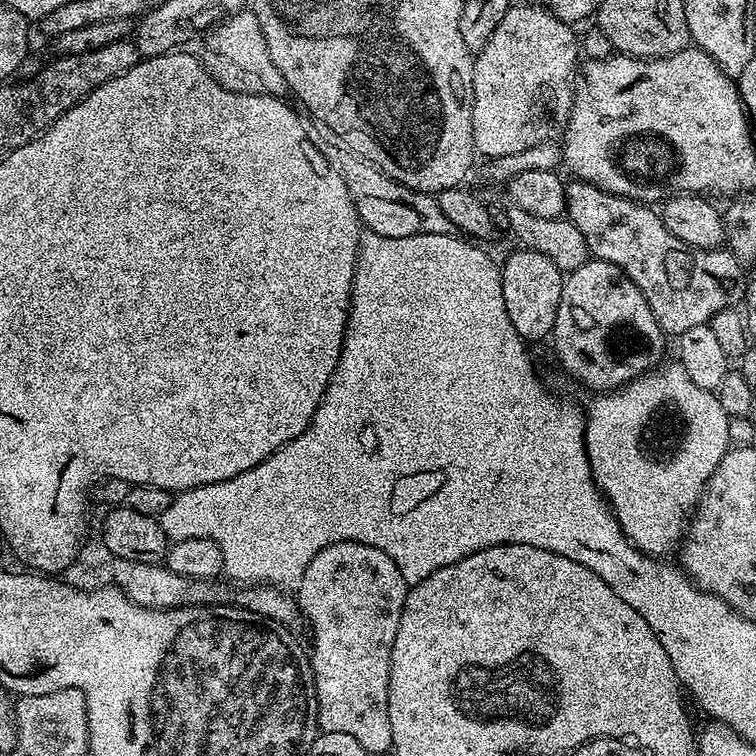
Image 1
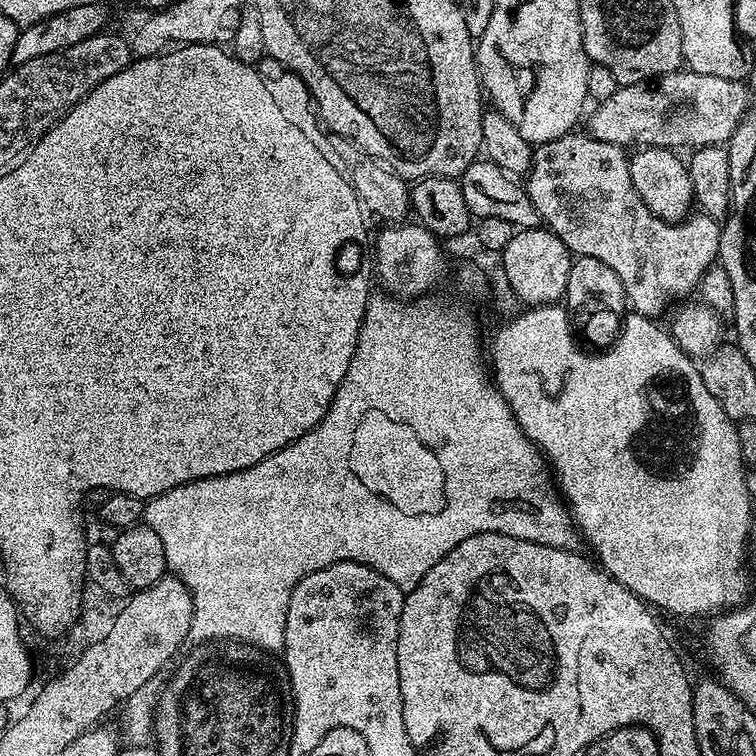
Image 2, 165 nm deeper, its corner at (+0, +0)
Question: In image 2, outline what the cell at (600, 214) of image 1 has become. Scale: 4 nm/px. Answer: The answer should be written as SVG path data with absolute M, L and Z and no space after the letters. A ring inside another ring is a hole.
M580 130L539 145L532 153L532 170L527 173L526 187L530 202L539 210L543 223L572 252L573 257L585 256L606 262L624 287L624 295L631 311L660 318L671 300L683 301L697 291L702 274L717 263L720 255L721 221L712 216L693 214L681 224L668 224L646 210L646 202L638 198L630 178L630 156L619 144L602 142Z

